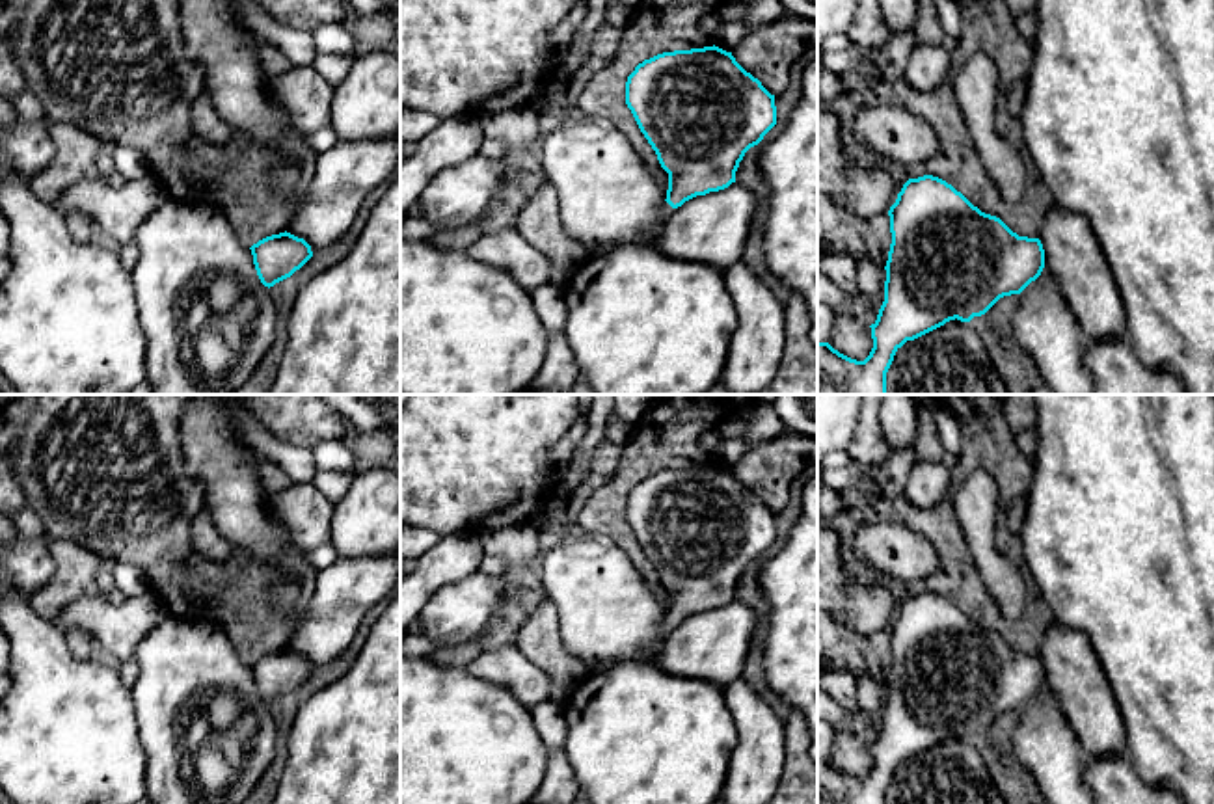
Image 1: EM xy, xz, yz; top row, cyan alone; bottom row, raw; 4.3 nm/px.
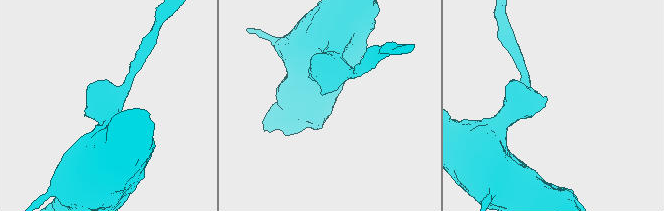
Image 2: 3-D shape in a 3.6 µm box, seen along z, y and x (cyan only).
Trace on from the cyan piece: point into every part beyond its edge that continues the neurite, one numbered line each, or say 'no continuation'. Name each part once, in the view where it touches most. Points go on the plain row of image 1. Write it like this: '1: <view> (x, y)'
1: xz (667, 628)

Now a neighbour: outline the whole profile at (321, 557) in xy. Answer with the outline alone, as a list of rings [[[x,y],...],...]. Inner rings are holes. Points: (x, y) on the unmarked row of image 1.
[[[326,543],[326,545],[320,545],[313,551],[304,551],[307,562],[317,570],[324,570],[328,568],[335,558],[337,558],[337,553],[333,549],[331,543]]]

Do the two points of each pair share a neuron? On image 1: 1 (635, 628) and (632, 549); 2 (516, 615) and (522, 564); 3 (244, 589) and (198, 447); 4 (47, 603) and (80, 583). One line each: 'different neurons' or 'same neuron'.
1: different neurons
2: different neurons
3: different neurons
4: same neuron

